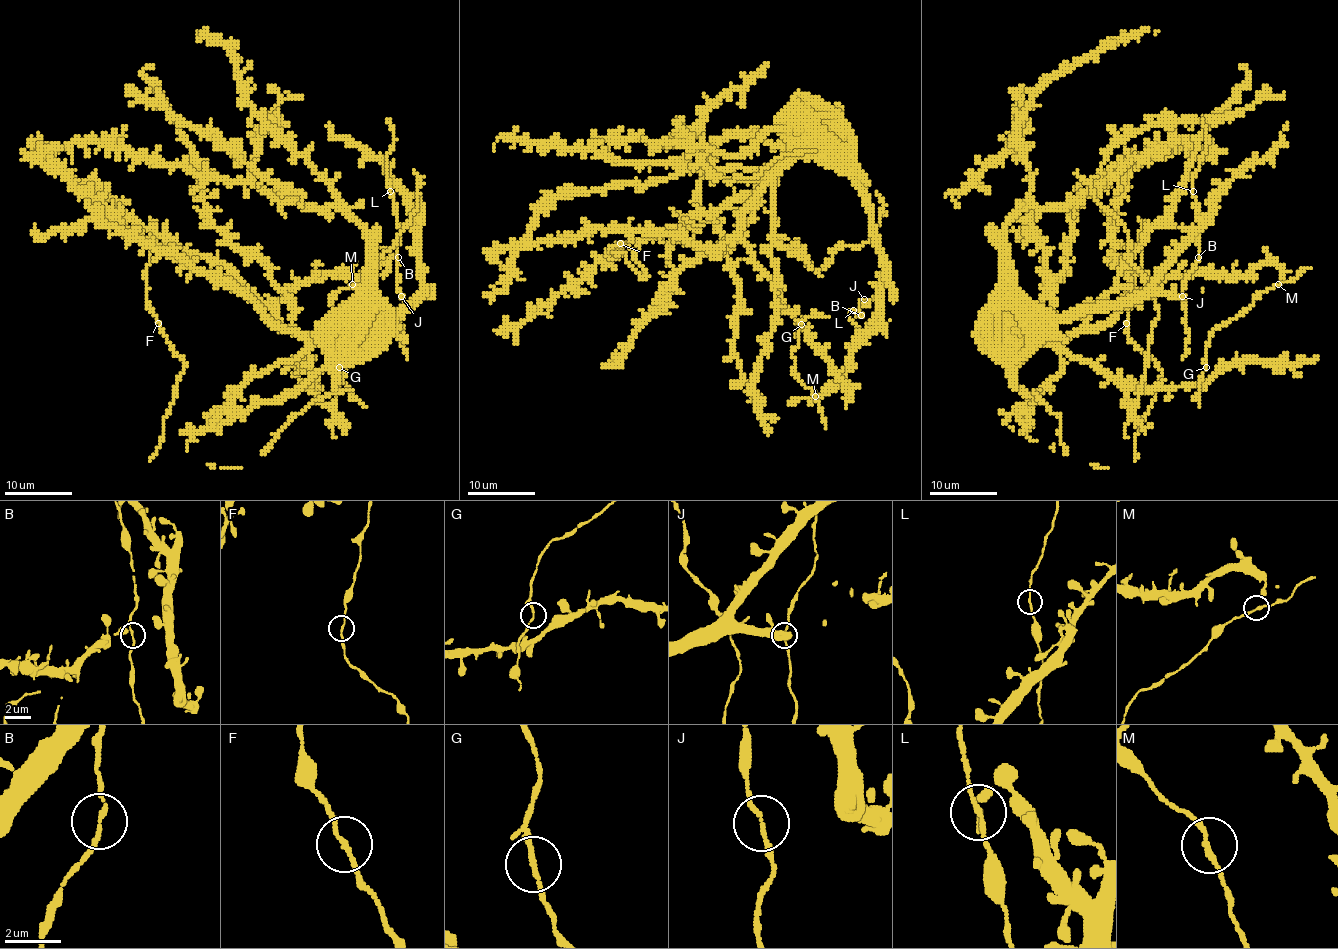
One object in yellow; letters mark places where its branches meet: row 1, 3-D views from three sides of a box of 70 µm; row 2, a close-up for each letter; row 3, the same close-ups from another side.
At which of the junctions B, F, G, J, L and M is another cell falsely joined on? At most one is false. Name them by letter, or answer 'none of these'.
none of these

